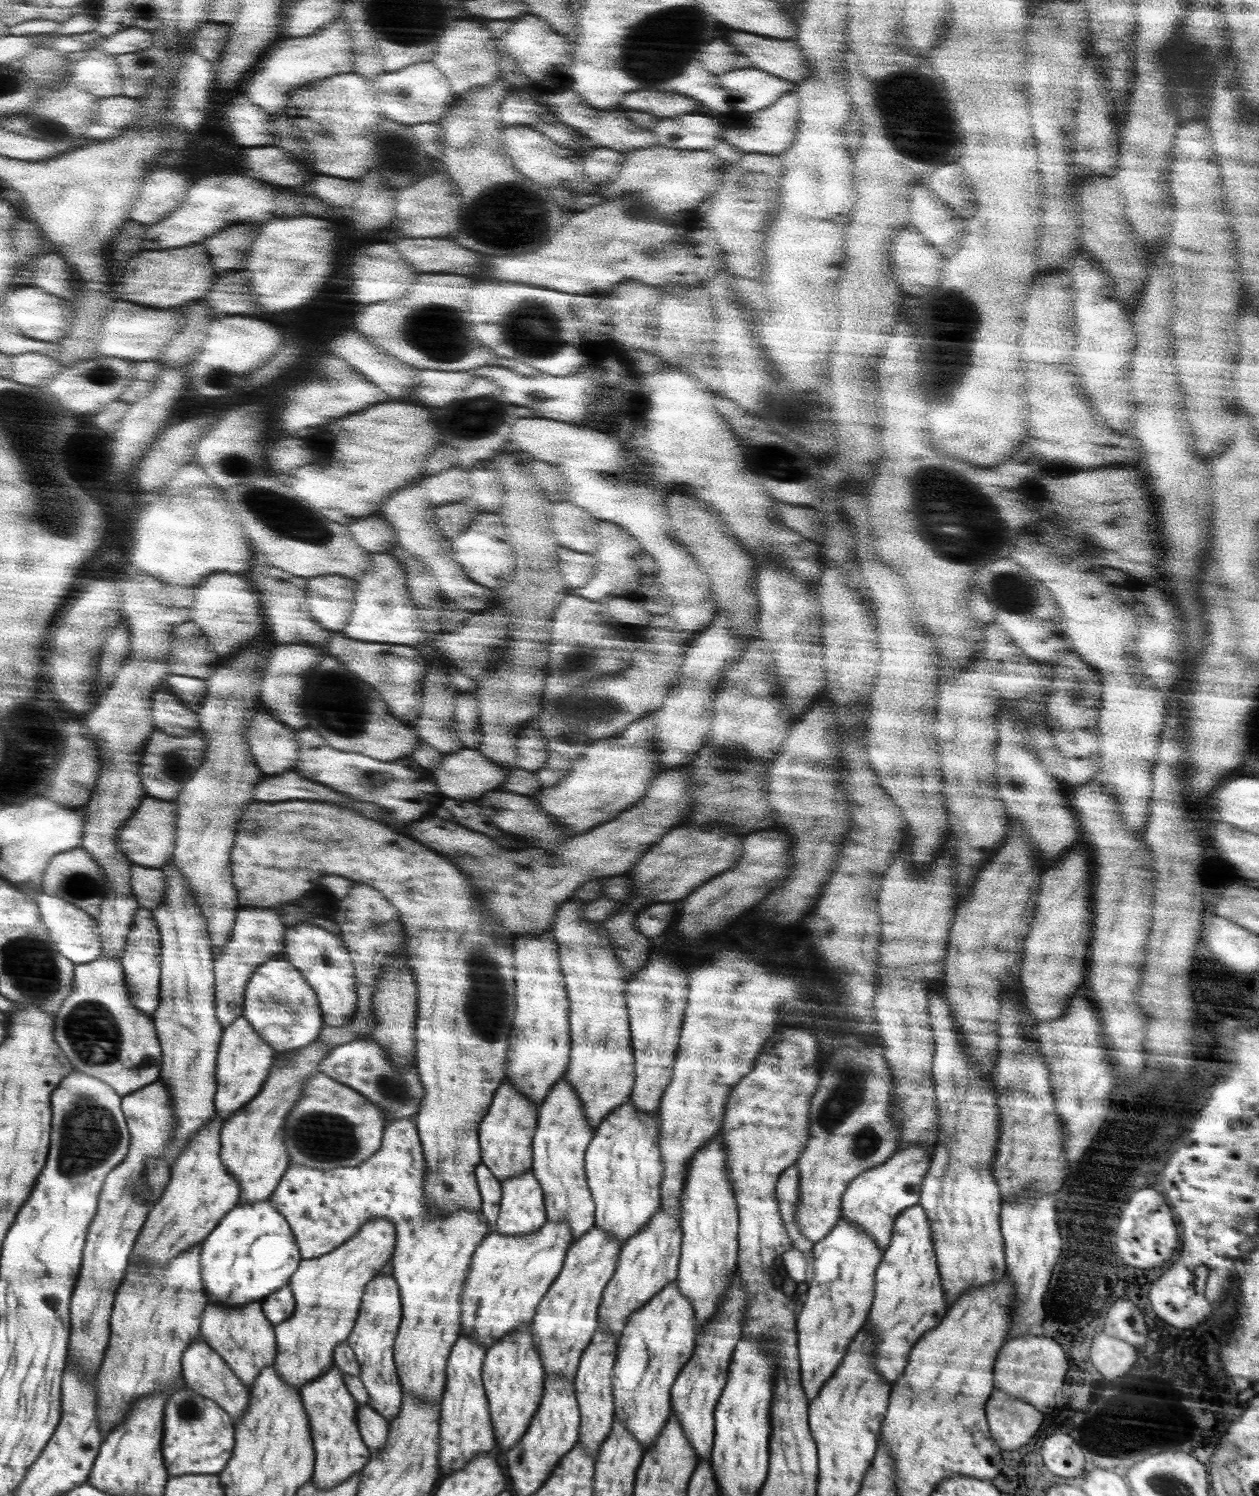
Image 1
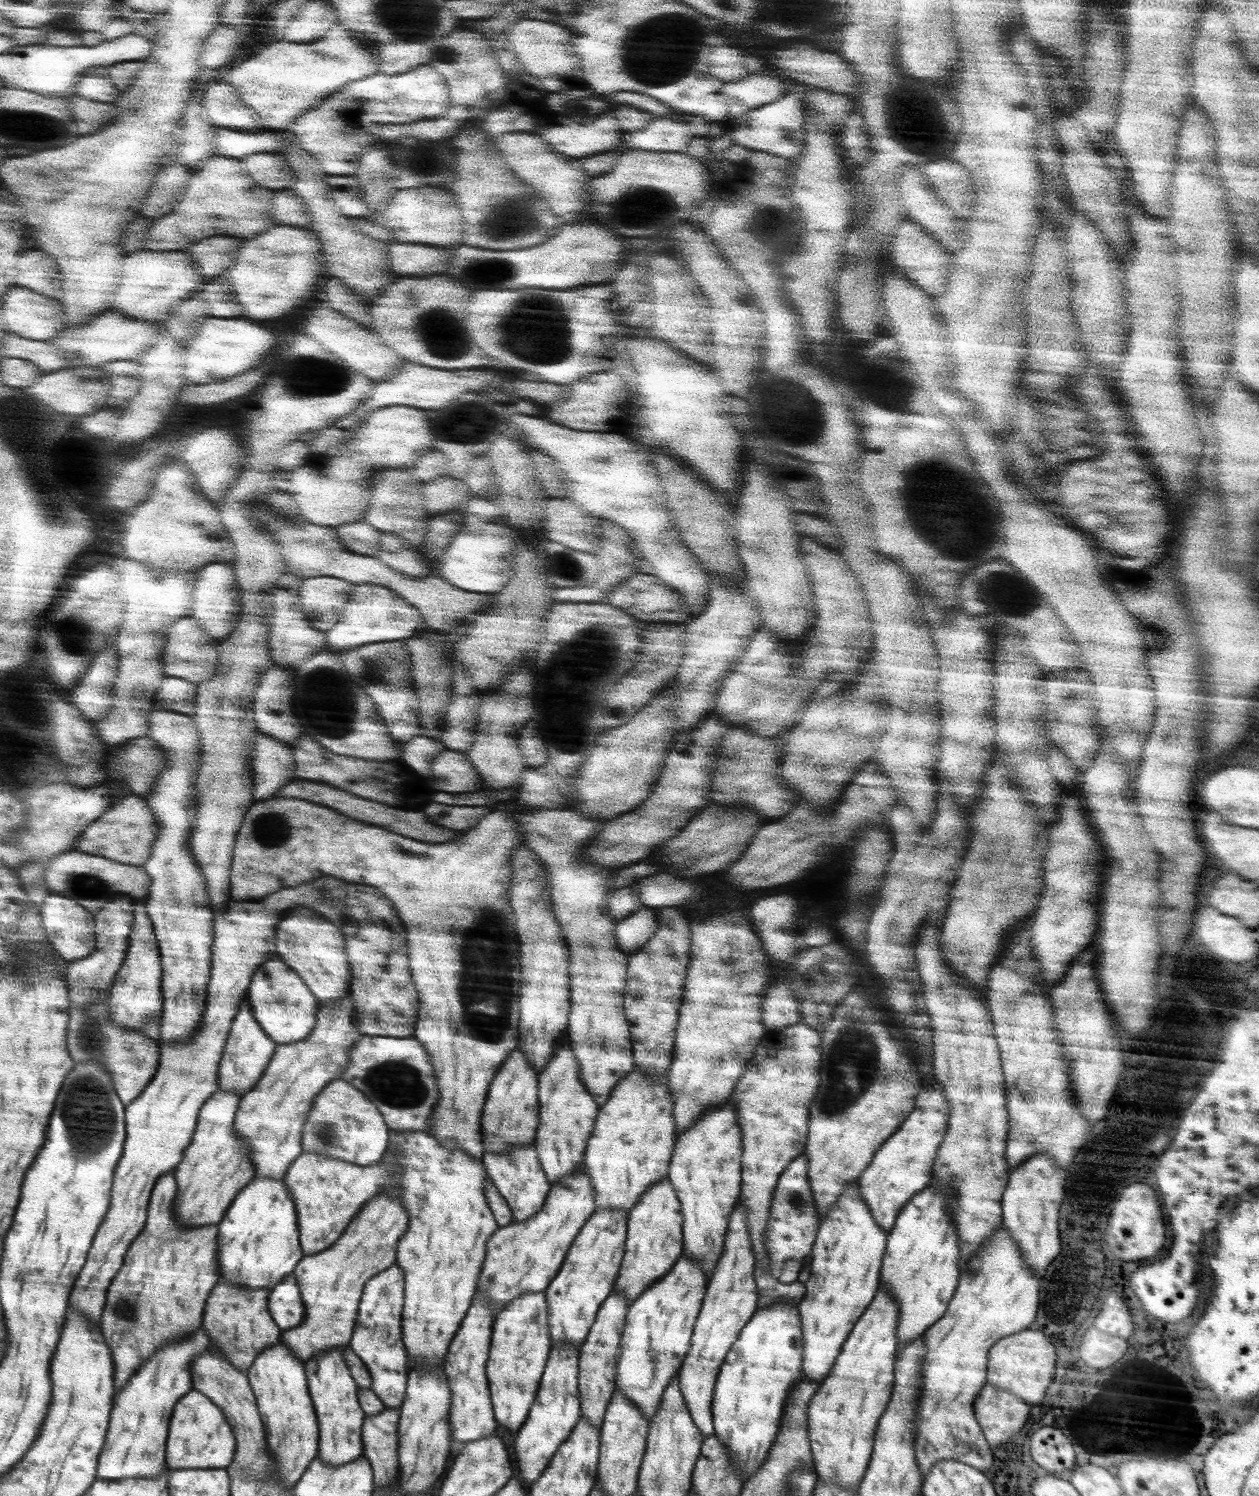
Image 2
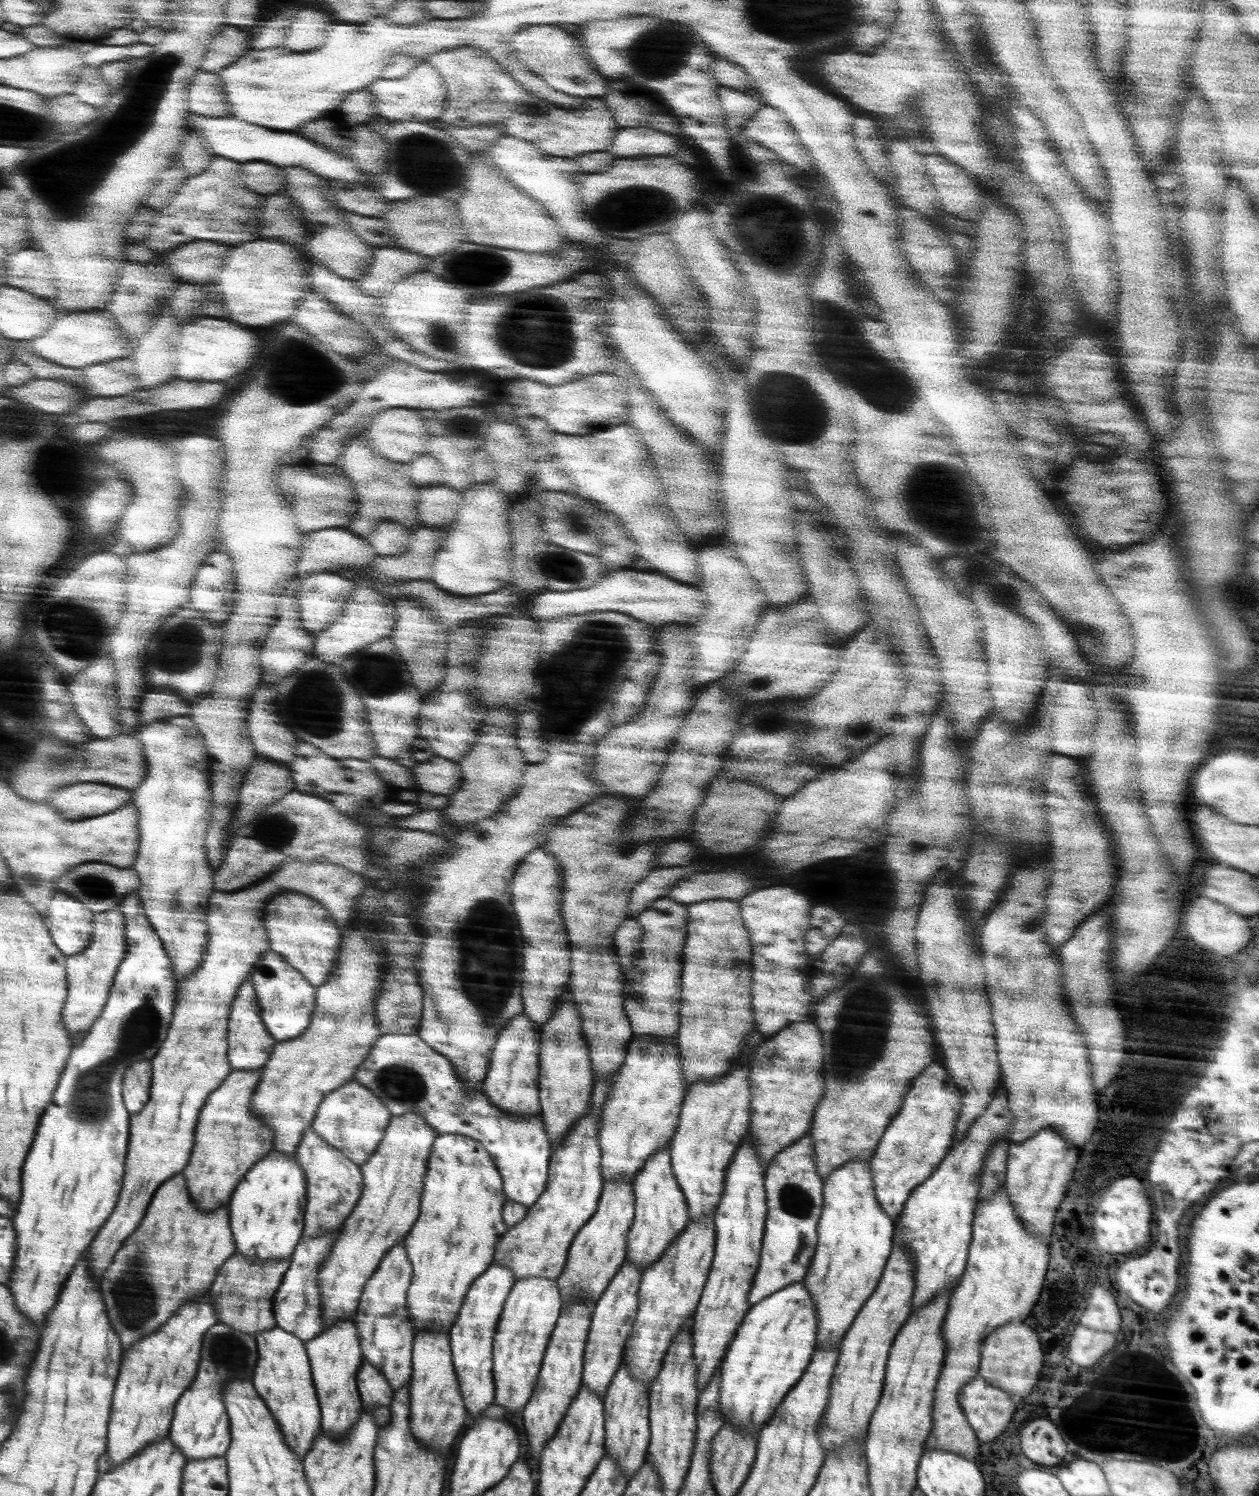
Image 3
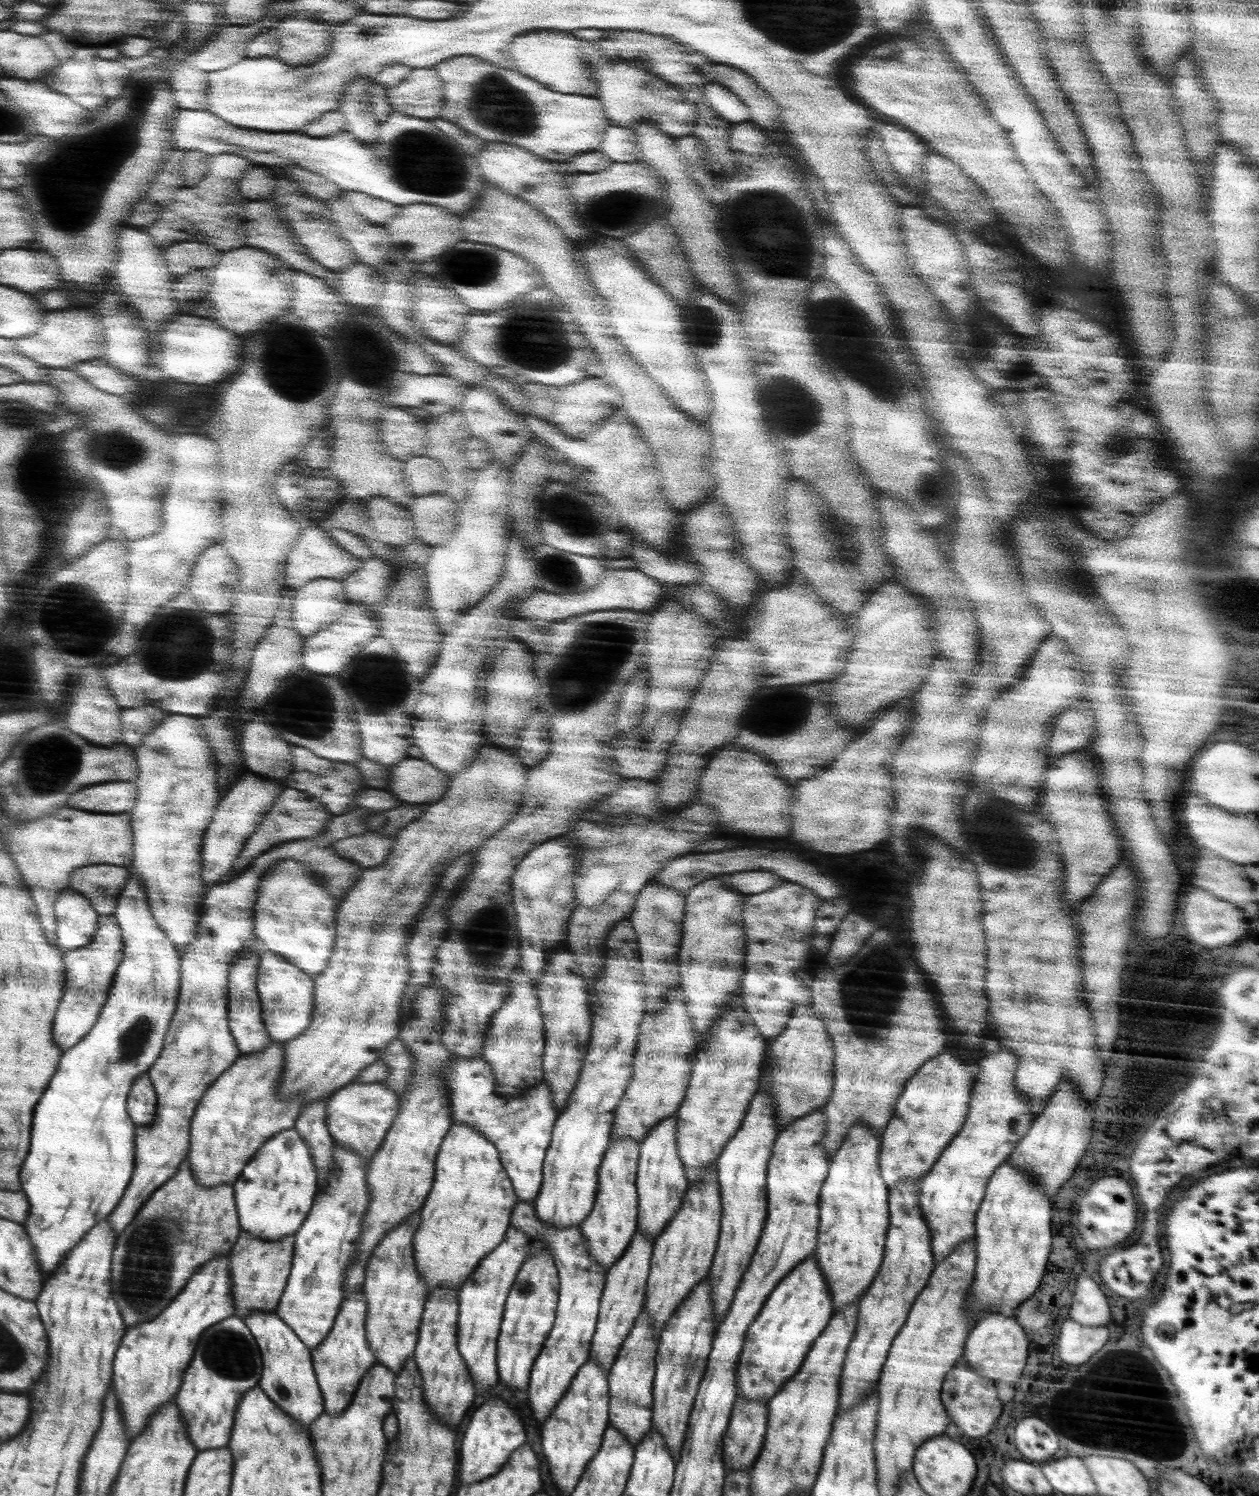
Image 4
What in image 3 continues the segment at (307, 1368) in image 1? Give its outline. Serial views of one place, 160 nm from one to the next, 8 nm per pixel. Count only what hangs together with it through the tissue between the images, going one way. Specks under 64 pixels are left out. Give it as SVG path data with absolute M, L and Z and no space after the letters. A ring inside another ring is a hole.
M407 1112L405 1115L393 1116L373 1157L360 1166L365 1186L360 1202L342 1224L342 1234L318 1272L323 1294L324 1331L343 1318L355 1316L366 1284L380 1266L381 1260L396 1243L402 1243L416 1225L421 1214L425 1178L437 1136L436 1128L421 1113Z

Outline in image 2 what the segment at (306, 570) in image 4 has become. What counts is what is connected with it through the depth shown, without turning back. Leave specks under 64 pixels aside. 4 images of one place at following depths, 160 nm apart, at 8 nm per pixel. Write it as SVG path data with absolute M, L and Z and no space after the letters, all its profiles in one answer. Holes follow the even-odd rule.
M354 521L337 527L342 544L352 552L361 555L374 556L380 552L380 530L373 524L364 521Z

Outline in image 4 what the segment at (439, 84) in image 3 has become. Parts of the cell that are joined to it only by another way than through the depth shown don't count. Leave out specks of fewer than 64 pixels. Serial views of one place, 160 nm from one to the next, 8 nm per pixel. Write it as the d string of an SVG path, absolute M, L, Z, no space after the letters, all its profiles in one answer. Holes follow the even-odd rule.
M433 67L412 68L410 74L397 85L387 87L386 98L392 110L406 113L408 116L436 118L440 116L444 105L444 81L439 78Z

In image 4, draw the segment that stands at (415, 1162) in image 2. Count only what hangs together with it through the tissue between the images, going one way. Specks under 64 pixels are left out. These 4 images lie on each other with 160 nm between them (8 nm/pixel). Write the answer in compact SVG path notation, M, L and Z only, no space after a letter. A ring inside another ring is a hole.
M454 1124L441 1144L437 1156L436 1178L429 1198L421 1208L422 1224L412 1246L418 1274L425 1277L430 1288L429 1296L443 1286L460 1291L480 1262L489 1255L508 1234L512 1226L514 1206L520 1202L504 1166L497 1145L468 1124Z

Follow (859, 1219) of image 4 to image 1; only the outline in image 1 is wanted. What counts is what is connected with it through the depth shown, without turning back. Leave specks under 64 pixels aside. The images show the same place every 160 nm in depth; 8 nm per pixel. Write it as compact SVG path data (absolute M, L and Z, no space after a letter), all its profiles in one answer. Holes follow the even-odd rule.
M842 1215L837 1227L812 1248L815 1276L798 1315L801 1385L810 1401L817 1398L821 1388L844 1362L849 1344L865 1326L876 1298L876 1272L884 1254L876 1239L861 1227L848 1223Z

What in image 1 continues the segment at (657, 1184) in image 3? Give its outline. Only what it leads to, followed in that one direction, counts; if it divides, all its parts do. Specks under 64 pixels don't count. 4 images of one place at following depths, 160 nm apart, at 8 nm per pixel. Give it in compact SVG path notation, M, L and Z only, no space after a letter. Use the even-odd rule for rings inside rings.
M659 1207L653 1220L641 1232L622 1244L620 1263L616 1274L605 1288L604 1302L598 1318L599 1325L601 1323L604 1328L609 1328L616 1339L621 1337L630 1315L649 1303L662 1288L677 1280L677 1275L680 1274L680 1238L682 1230L678 1226L678 1216Z

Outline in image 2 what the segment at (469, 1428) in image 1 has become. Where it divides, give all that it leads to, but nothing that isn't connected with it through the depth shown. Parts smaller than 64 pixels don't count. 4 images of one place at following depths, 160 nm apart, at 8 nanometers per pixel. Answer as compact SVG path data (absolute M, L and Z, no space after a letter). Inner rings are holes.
M484 1295L476 1296L443 1360L446 1376L450 1376L449 1384L454 1384L454 1443L458 1450L466 1443L496 1434L495 1412L492 1412L490 1404L486 1374L490 1336L493 1336L492 1324L496 1324L493 1304L493 1298L486 1301Z

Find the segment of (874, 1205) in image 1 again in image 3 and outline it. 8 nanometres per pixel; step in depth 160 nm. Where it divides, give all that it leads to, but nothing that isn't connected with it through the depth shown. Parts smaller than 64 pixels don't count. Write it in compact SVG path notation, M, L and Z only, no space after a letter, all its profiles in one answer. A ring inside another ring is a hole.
M940 1062L931 1064L924 1072L914 1079L905 1102L896 1118L888 1126L888 1130L882 1135L878 1143L876 1154L870 1160L873 1166L873 1176L876 1184L876 1195L881 1208L892 1216L897 1223L899 1215L905 1208L909 1196L929 1178L941 1165L942 1160L948 1155L949 1149L956 1136L956 1122L962 1106L961 1098L957 1093L957 1085L949 1078L949 1071Z

